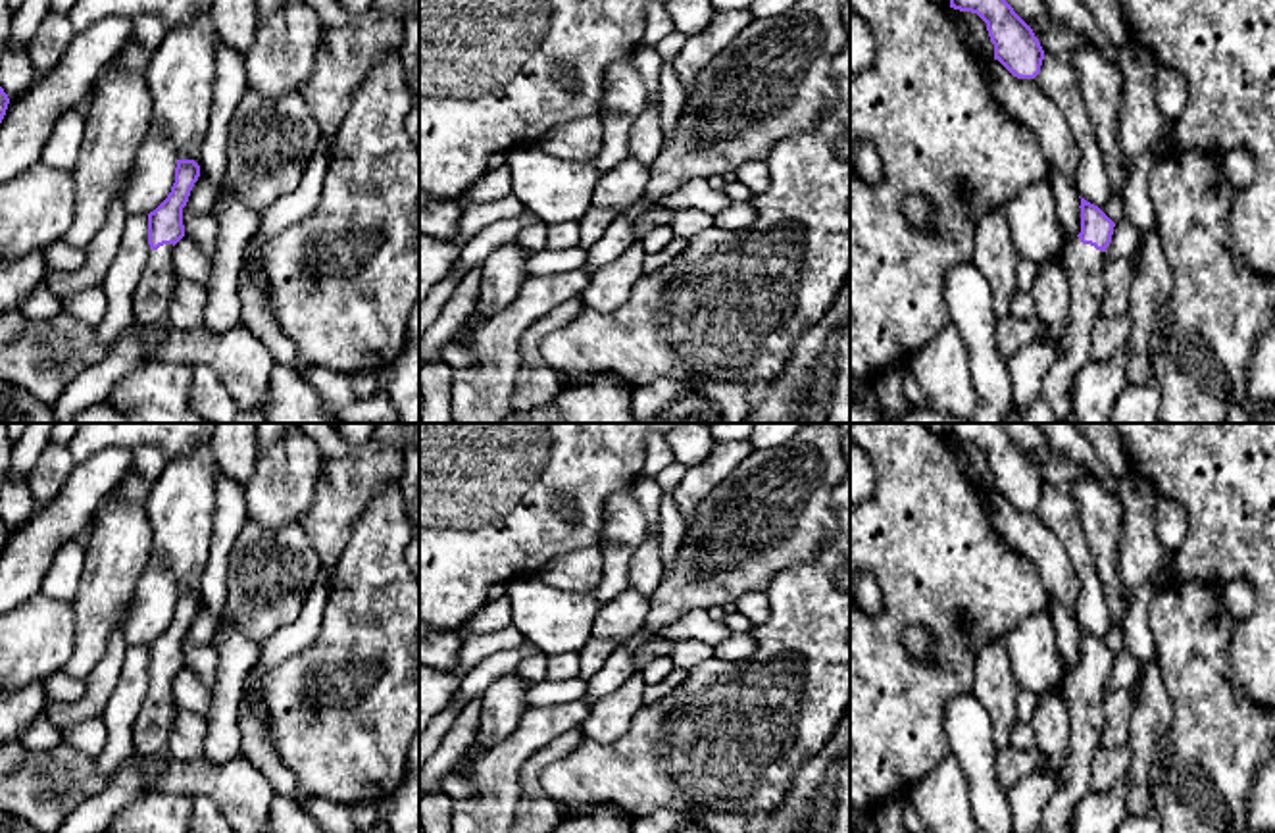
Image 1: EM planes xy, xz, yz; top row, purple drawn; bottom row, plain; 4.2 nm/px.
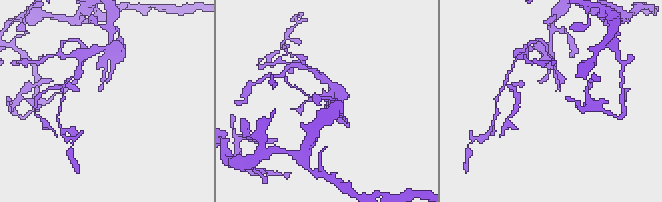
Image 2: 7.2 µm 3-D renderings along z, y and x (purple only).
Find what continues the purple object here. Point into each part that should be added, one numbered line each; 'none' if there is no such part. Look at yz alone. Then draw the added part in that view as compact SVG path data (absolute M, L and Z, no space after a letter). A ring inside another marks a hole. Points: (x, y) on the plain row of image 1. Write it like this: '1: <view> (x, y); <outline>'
1: yz (1083, 695); M1073 668L1065 679L1063 702L1071 716L1071 741L1063 768L1063 781L1042 810L1042 827L1048 833L1071 833L1069 821L1075 804L1090 793L1092 760L1100 750L1104 731L1106 687Z

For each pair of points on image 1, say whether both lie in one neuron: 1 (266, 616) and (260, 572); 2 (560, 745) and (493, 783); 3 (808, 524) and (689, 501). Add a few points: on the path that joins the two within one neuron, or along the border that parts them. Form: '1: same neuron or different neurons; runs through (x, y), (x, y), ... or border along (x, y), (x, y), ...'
1: same neuron; runs through (266, 605), (266, 583)
2: different neurons; border along (554, 735), (520, 770), (520, 805), (514, 810)
3: different neurons; border along (731, 474), (699, 503), (687, 522)

